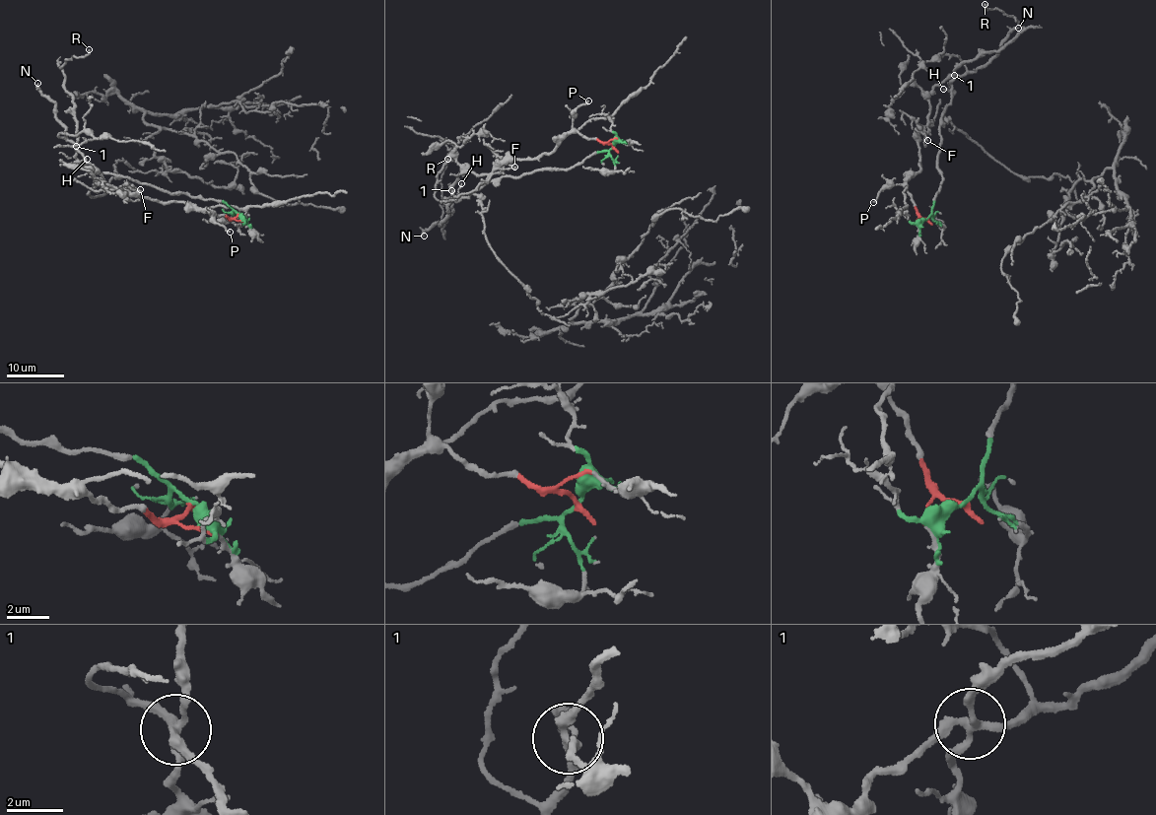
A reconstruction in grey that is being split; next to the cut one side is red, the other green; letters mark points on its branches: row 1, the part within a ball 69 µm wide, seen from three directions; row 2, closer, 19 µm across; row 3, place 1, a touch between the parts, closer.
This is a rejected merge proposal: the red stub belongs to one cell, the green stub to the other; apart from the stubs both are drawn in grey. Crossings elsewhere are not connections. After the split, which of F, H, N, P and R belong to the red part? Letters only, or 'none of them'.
F, N, P

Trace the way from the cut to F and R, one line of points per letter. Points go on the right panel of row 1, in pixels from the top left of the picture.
F: (927, 218), (922, 218), (915, 207), (905, 185), (919, 169), (916, 140), (919, 131), (928, 140)
R: (927, 218), (942, 178), (937, 166), (939, 123), (954, 70), (1007, 45), (1023, 28), (985, 3)

